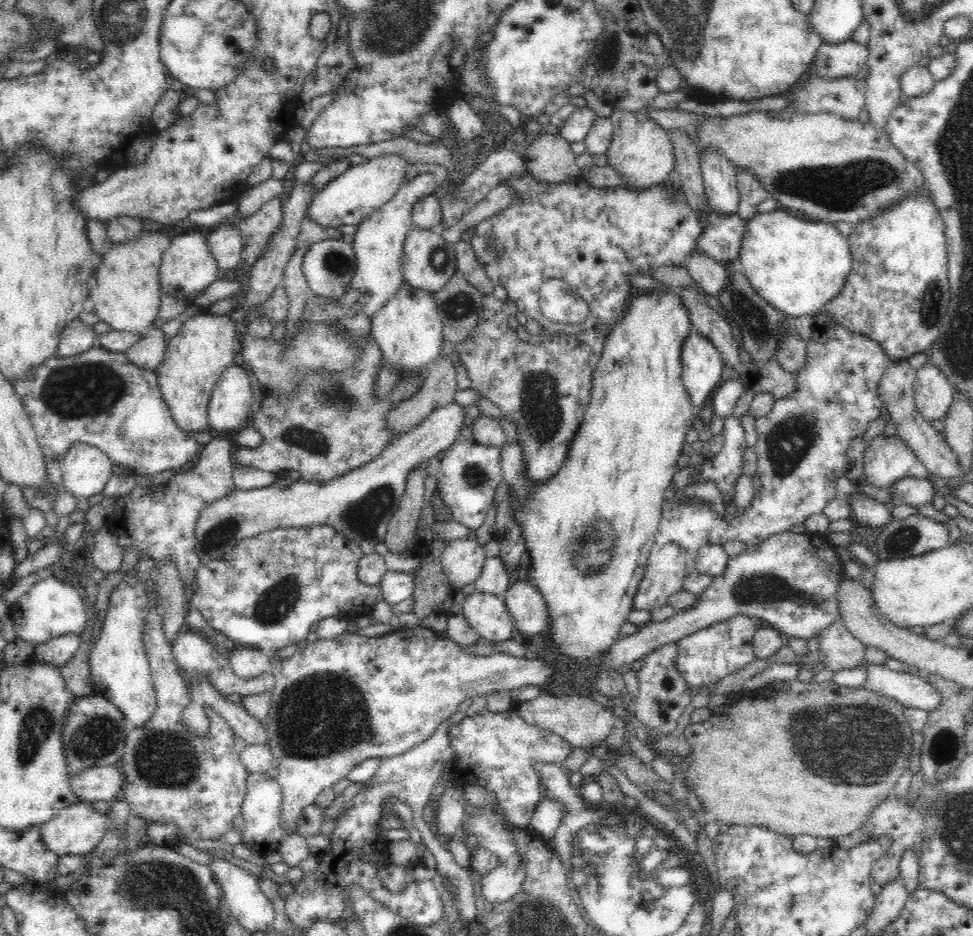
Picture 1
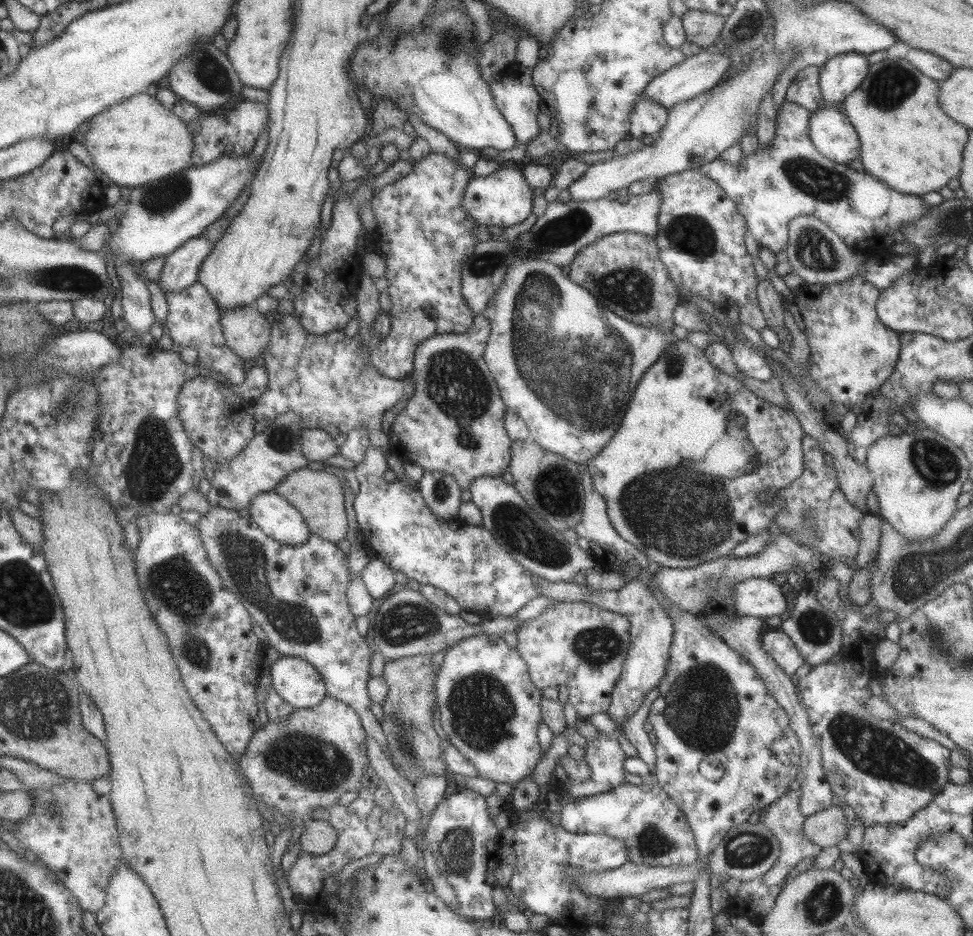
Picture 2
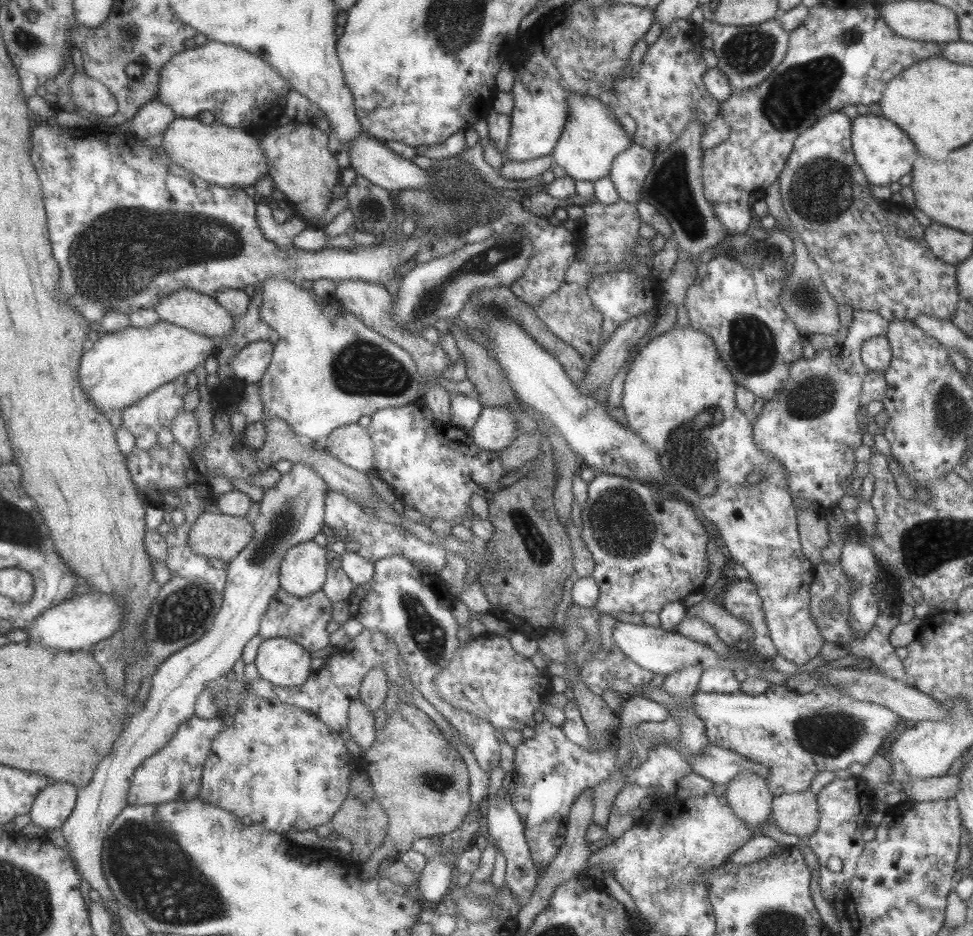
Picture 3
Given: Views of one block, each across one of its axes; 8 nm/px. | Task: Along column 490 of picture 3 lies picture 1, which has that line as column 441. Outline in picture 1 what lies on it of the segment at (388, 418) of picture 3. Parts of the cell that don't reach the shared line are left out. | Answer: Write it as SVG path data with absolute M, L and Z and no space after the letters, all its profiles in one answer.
M462 426L452 446L438 452L425 464L429 476L438 480L436 494L450 507L453 520L474 531L482 526L490 505L494 502L496 488L503 479L500 448L478 444L472 429Z

